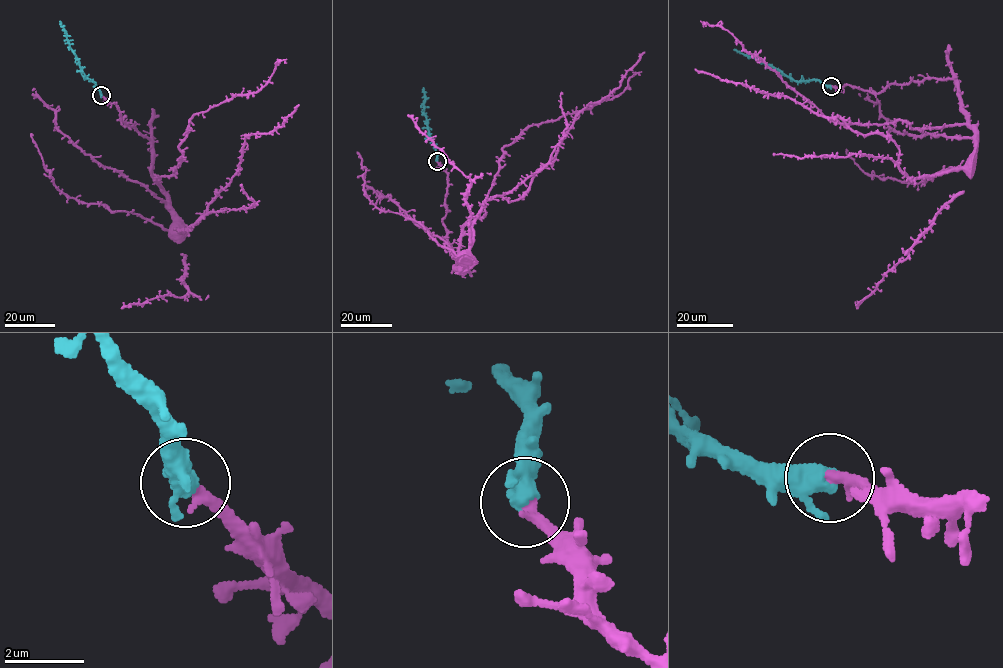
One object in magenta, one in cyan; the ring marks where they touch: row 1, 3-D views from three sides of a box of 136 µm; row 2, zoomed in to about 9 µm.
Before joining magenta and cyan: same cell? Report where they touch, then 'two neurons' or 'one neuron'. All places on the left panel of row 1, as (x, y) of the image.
(101, 95) | one neuron

